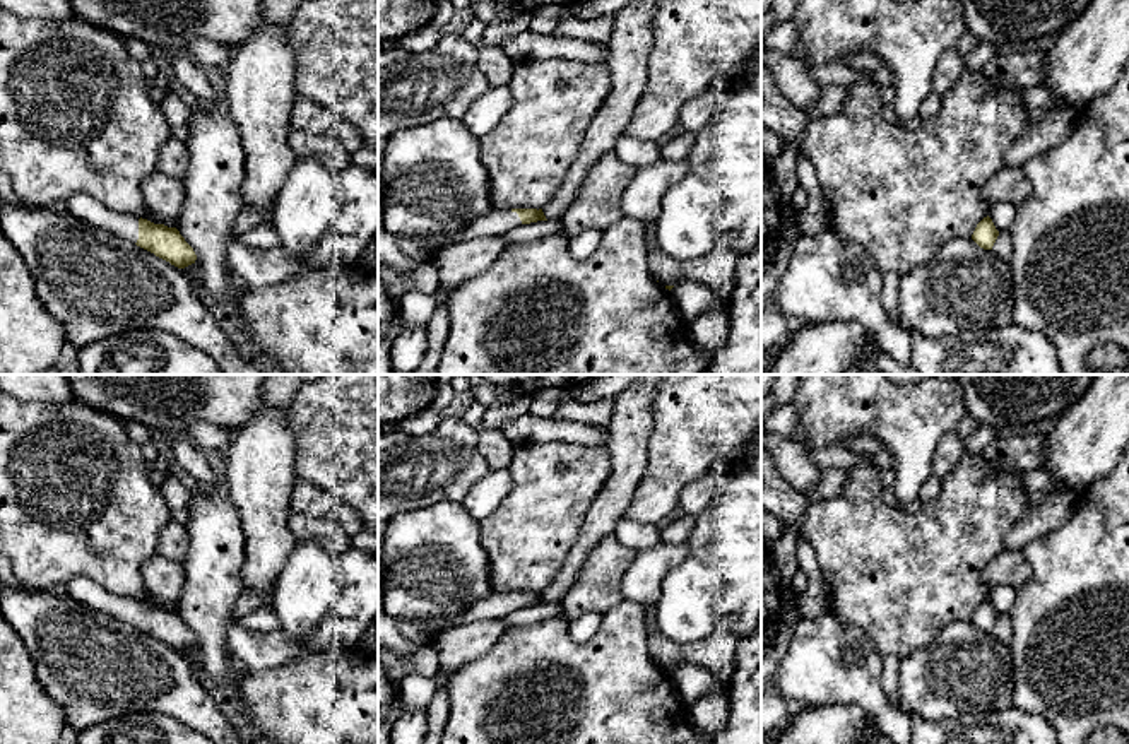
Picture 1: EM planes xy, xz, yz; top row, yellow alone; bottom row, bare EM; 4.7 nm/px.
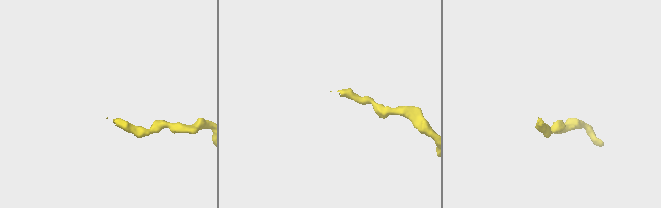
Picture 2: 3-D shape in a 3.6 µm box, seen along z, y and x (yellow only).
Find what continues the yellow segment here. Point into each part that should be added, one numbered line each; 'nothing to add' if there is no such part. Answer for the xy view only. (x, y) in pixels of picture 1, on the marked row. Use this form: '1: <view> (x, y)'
1: xy (82, 206)

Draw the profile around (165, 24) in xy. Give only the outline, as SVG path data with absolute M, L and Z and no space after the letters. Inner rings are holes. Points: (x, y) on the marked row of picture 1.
M70 0L75 17L120 36L137 38L157 50L183 51L193 39L205 38L228 50L238 50L257 31L263 15L265 0Z

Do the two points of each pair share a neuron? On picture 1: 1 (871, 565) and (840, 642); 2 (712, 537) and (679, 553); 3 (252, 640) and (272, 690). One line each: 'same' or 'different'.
1: different
2: different
3: different

